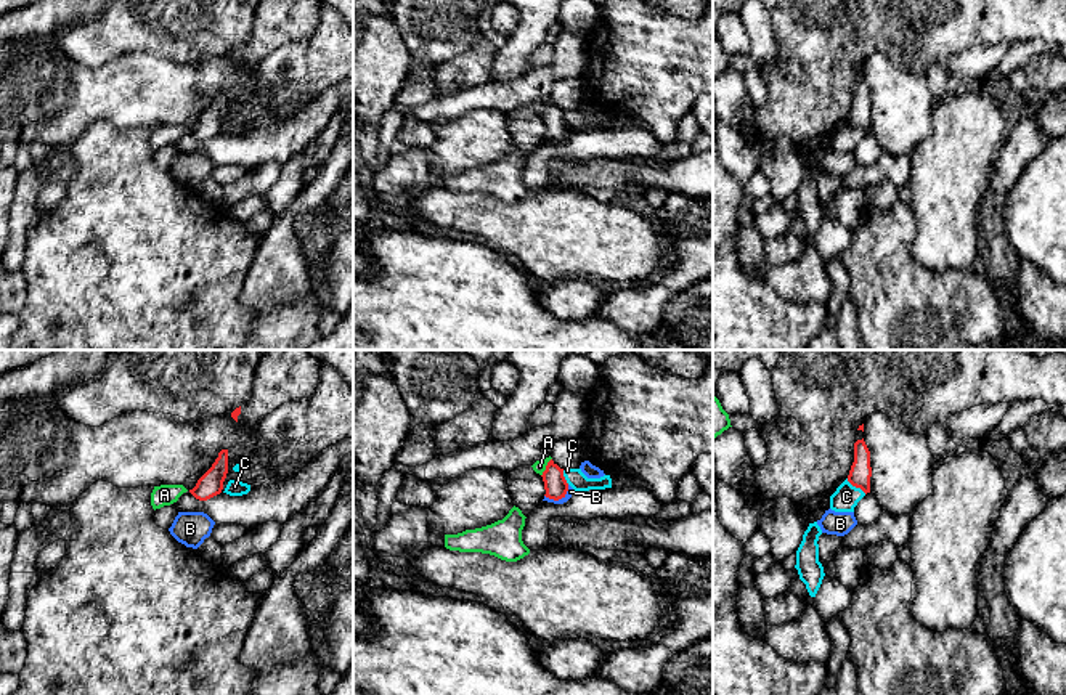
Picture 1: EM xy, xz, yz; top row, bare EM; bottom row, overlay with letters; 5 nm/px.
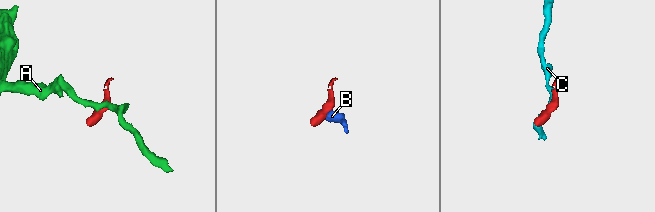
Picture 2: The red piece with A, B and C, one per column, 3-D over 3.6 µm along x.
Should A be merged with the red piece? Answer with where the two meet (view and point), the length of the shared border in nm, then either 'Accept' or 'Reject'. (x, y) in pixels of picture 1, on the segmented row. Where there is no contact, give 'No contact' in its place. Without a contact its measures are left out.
Touches red at xz (546, 467). Shared border 110 nm. Reject

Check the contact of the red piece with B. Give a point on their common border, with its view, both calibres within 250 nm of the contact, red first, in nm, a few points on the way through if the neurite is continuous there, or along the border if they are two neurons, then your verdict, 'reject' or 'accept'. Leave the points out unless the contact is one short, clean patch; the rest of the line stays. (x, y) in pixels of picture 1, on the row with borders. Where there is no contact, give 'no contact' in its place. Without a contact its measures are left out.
contact xz (559, 498); calibres 120 and 40 nm; border xz (569, 485), (569, 490), (557, 499), (545, 496); reject

